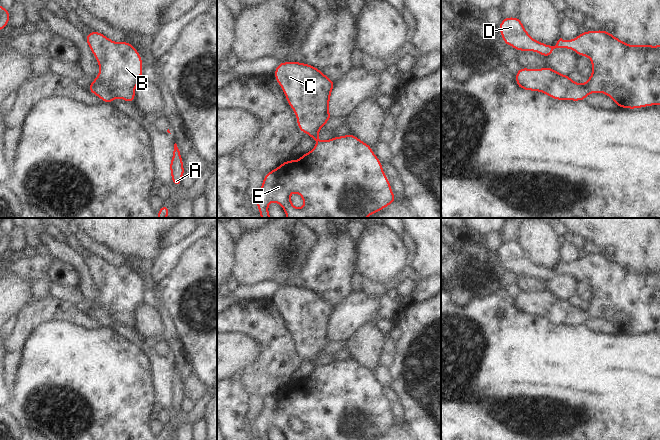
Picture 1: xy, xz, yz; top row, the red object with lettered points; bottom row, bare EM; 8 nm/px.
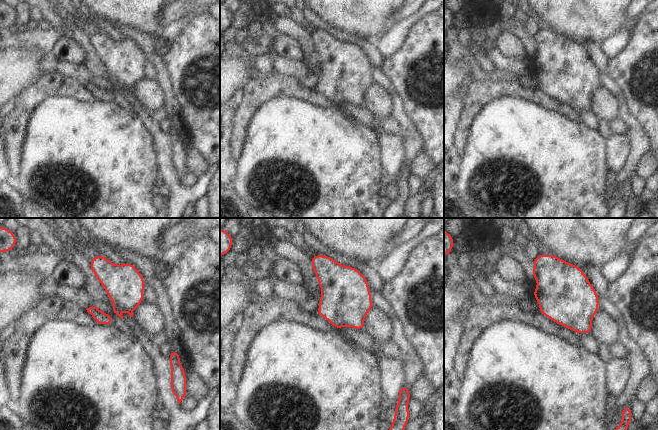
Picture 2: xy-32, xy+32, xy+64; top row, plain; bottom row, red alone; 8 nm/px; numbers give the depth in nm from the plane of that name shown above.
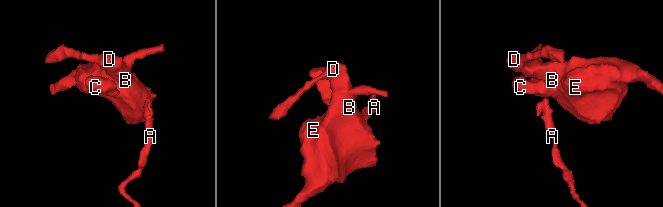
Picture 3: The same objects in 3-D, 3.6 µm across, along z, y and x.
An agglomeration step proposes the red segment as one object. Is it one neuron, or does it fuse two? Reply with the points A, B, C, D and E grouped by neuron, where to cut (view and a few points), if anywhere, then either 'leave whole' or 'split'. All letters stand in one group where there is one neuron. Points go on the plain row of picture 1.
groups A B C D E; cut none; leave whole

